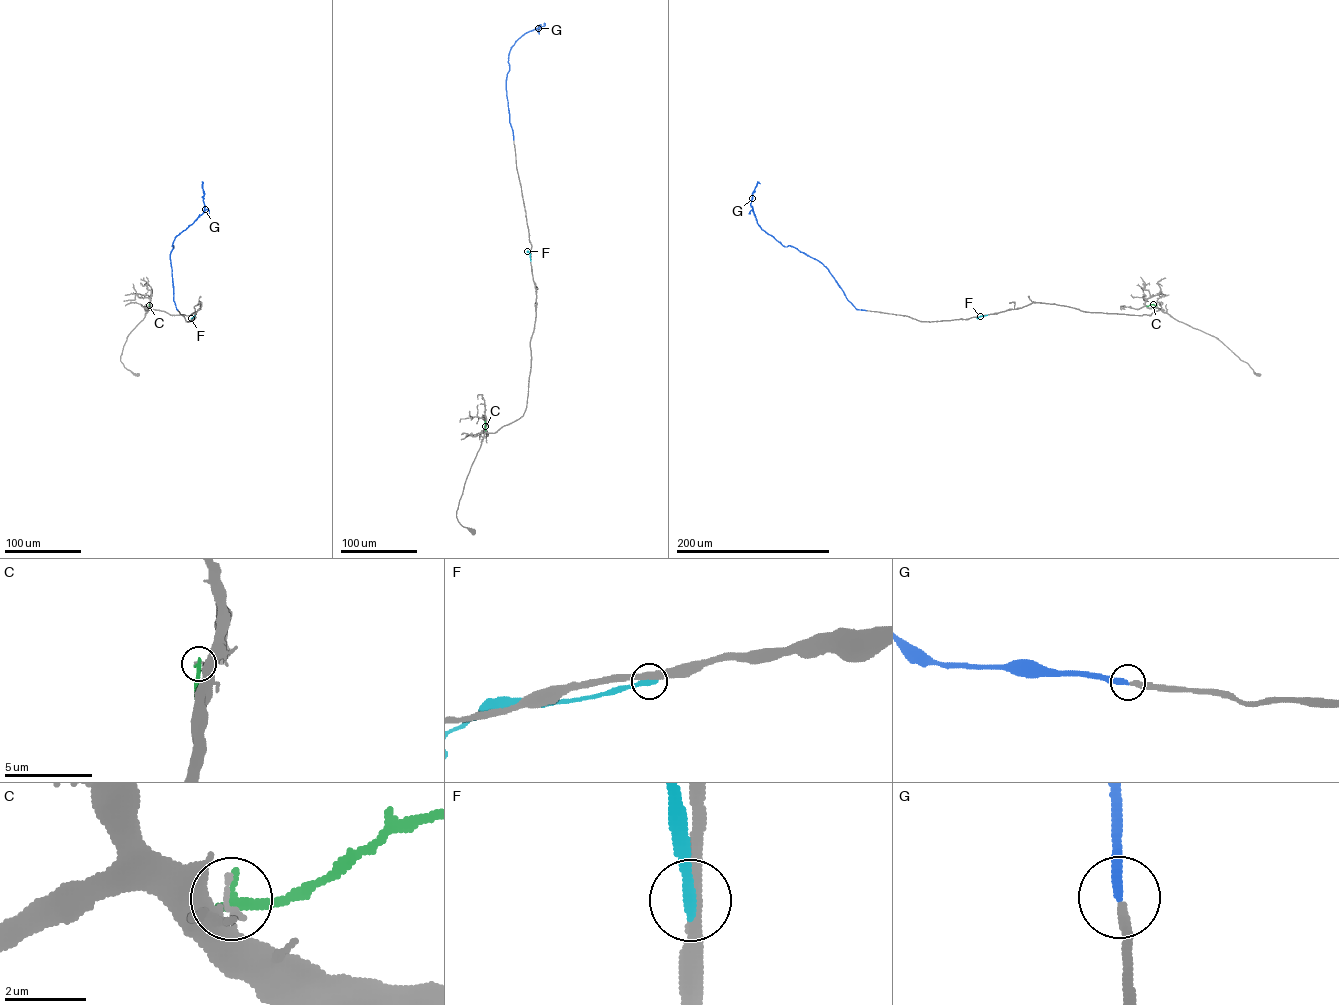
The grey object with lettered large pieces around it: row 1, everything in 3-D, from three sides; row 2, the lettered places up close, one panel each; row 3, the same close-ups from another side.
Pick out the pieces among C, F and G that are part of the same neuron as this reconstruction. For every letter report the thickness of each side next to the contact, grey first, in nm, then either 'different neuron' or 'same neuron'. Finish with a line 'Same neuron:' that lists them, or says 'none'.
C: calibres 160 and 280 nm; different neuron
F: calibres 360 and 320 nm; different neuron
G: calibres 260 and 280 nm; same neuron
Same neuron: G

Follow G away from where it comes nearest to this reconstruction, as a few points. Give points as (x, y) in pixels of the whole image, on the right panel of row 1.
G: (866, 310), (857, 309), (848, 300), (821, 263), (793, 246), (784, 246), (761, 229), (750, 204), (760, 183)

